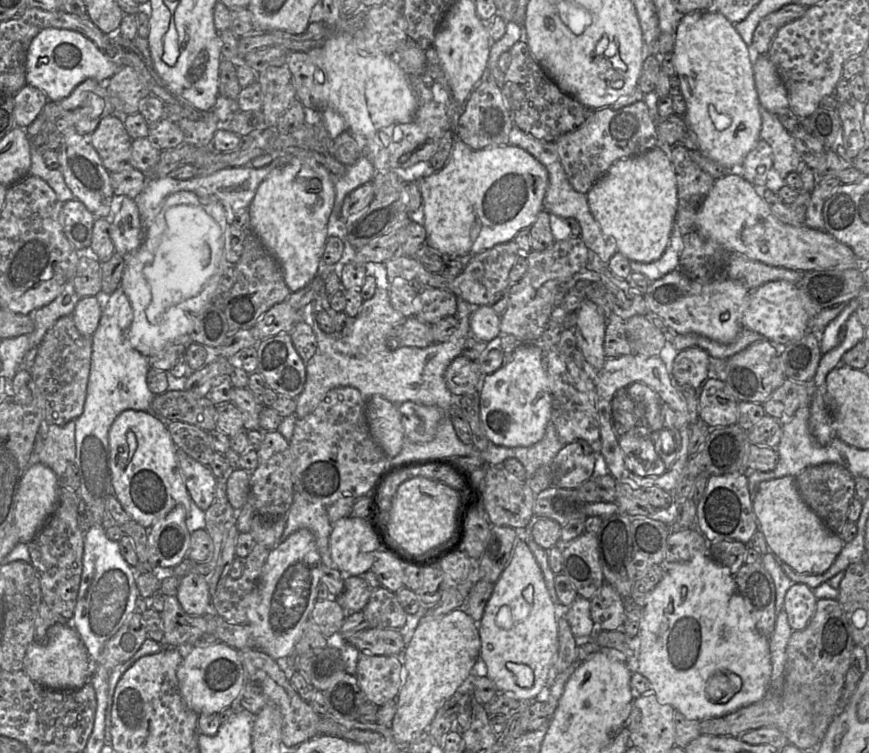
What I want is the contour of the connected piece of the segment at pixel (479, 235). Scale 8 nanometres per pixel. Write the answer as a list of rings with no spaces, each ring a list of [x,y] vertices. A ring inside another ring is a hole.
[[[457,138],[447,164],[432,176],[416,181],[423,205],[420,220],[426,230],[426,243],[442,255],[474,256],[496,245],[514,240],[518,232],[529,228],[543,209],[548,187],[548,171],[524,149],[499,145],[474,150]]]

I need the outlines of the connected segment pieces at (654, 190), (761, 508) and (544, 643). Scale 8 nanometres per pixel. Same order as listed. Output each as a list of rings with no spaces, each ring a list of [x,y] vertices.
[[[658,146],[635,156],[620,159],[593,184],[586,193],[589,209],[602,231],[615,239],[618,252],[630,261],[650,263],[664,253],[677,212],[676,177],[670,157]]]
[[[793,476],[763,481],[752,499],[758,528],[769,551],[799,574],[823,574],[841,552],[844,541],[803,500]]]
[[[520,533],[509,563],[494,583],[482,619],[478,622],[478,630],[479,660],[470,674],[486,676],[495,684],[497,692],[504,692],[521,701],[535,701],[538,695],[547,691],[545,688],[549,687],[548,673],[557,658],[559,648],[558,610],[551,600],[542,570]]]

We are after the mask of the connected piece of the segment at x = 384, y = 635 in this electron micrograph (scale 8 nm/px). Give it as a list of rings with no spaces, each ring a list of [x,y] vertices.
[[[367,628],[344,641],[361,653],[372,655],[401,655],[405,648],[405,638],[398,630],[390,628]]]

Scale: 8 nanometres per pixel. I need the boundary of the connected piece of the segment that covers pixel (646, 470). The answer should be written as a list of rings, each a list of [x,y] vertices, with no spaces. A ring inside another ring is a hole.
[[[638,425],[619,437],[626,467],[638,476],[662,475],[666,467],[657,454],[651,432],[646,425]]]

